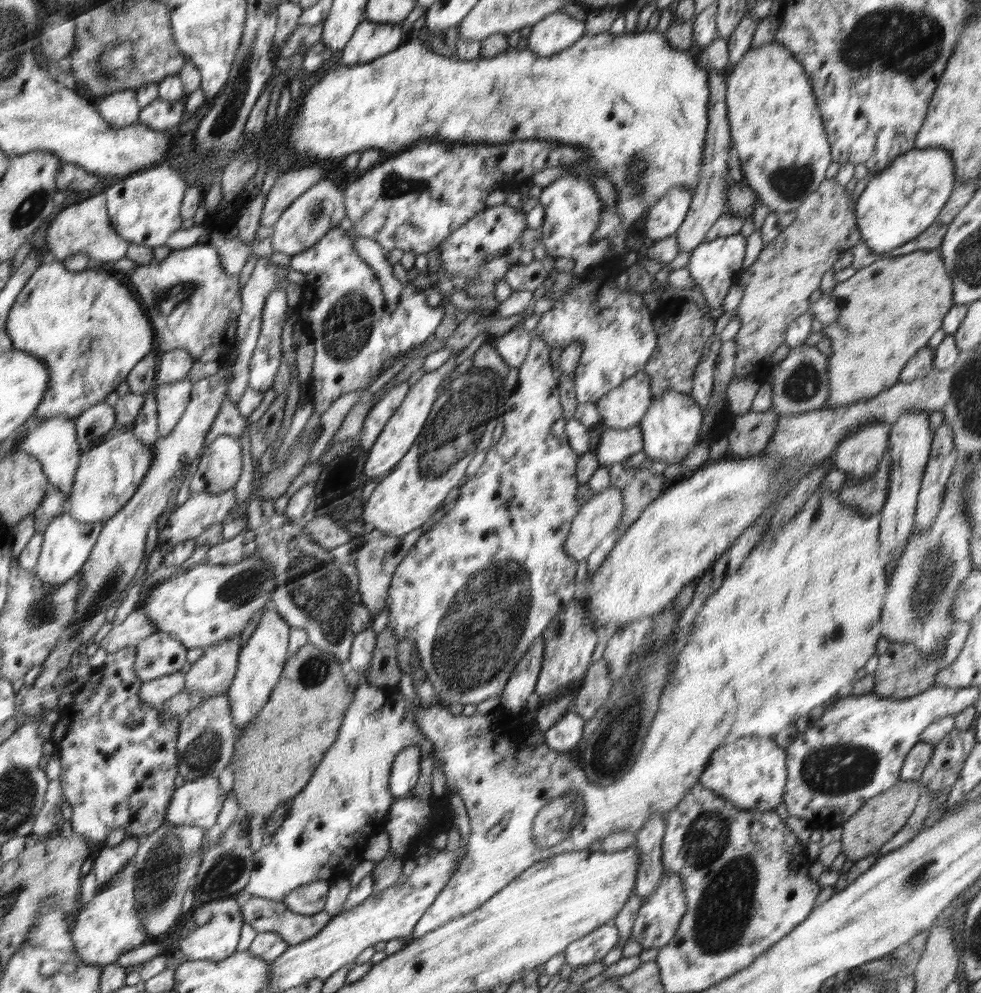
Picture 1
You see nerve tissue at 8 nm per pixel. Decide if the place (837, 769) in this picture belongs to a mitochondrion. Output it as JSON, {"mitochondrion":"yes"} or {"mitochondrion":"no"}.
{"mitochondrion":"yes"}

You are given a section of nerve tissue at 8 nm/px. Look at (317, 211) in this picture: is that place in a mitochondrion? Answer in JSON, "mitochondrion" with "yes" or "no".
{"mitochondrion":"yes"}

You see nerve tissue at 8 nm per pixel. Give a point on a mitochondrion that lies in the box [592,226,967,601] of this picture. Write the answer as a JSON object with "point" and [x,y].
{"point":[804,383]}

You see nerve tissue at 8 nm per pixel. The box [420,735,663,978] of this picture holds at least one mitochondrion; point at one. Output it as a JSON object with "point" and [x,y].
{"point":[552,823]}

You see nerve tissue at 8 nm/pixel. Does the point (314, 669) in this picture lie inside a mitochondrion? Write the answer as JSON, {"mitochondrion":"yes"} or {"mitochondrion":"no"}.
{"mitochondrion":"yes"}

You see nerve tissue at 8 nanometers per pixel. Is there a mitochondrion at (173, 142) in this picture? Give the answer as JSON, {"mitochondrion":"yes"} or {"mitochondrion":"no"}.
{"mitochondrion":"no"}

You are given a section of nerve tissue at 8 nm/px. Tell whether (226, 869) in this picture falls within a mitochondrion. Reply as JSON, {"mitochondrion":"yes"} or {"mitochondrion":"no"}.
{"mitochondrion":"yes"}

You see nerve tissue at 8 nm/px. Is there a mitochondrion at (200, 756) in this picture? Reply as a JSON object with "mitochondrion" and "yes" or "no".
{"mitochondrion":"yes"}

